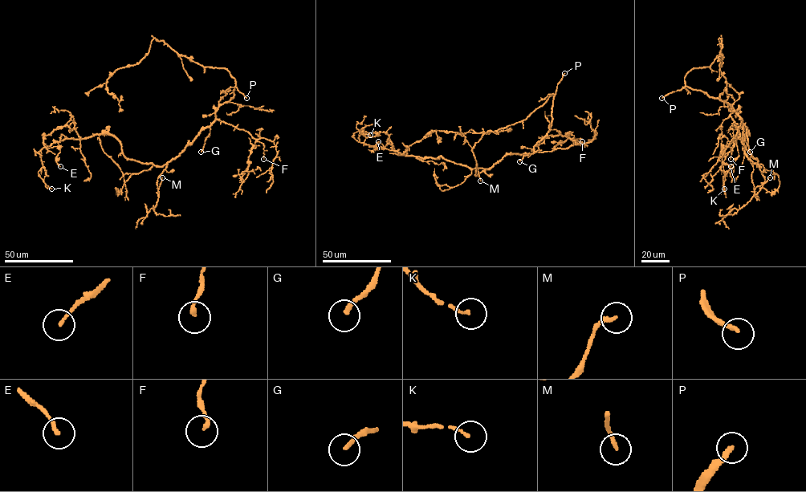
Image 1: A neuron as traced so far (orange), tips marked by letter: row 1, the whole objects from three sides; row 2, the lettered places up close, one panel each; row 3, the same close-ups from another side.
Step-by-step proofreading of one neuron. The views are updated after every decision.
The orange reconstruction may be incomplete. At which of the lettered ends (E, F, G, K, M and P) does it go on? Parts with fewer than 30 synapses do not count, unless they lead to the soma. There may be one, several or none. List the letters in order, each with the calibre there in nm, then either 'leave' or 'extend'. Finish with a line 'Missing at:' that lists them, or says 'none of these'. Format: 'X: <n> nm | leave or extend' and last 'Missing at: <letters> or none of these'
E: 140 nm | leave
F: 170 nm | leave
G: 200 nm | extend
K: 130 nm | leave
M: 180 nm | leave
P: 190 nm | extend
Missing at: G, P

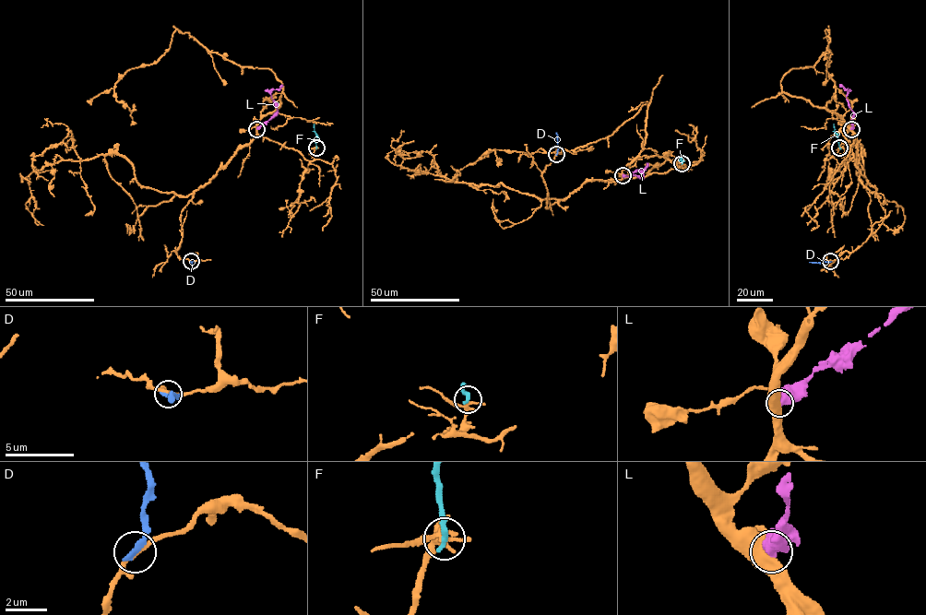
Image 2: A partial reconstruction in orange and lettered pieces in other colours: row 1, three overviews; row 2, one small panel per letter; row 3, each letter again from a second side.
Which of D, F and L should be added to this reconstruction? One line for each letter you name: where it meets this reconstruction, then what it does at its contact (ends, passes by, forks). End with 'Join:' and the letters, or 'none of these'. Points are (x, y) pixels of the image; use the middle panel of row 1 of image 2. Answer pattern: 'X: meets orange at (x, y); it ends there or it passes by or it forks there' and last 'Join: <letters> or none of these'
Join: none of these

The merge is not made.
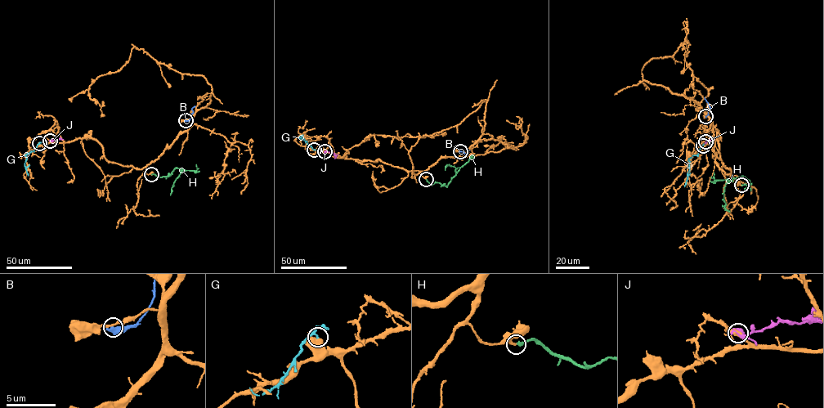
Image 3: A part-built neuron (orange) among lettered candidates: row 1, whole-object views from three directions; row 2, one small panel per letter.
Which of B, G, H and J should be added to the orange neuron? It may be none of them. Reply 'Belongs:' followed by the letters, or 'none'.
Belongs: H

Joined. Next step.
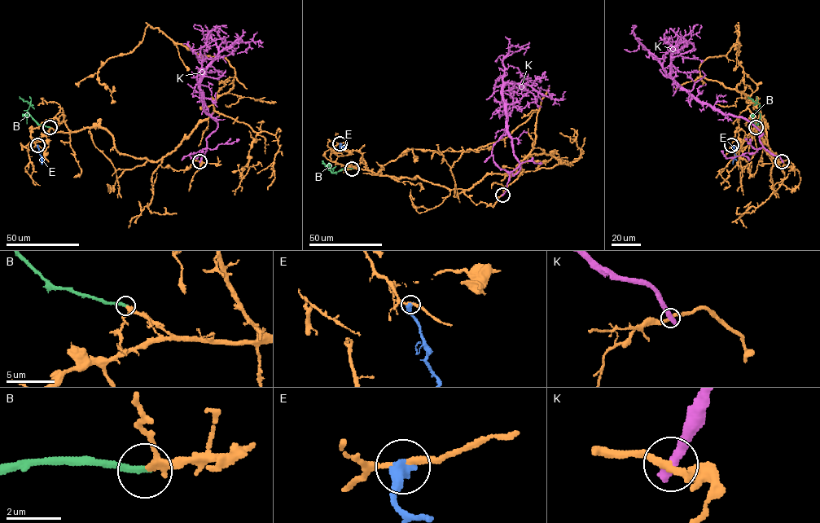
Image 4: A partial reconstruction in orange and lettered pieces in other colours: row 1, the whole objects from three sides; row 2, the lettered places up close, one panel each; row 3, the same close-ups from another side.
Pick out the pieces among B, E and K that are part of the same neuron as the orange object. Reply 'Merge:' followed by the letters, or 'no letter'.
Merge: B

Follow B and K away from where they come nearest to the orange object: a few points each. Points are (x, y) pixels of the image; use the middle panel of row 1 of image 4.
B: (352, 169), (332, 173), (330, 170), (332, 172), (332, 169), (322, 160)
K: (502, 195), (509, 172), (514, 175), (520, 164), (502, 88), (523, 83), (551, 99), (540, 88)

